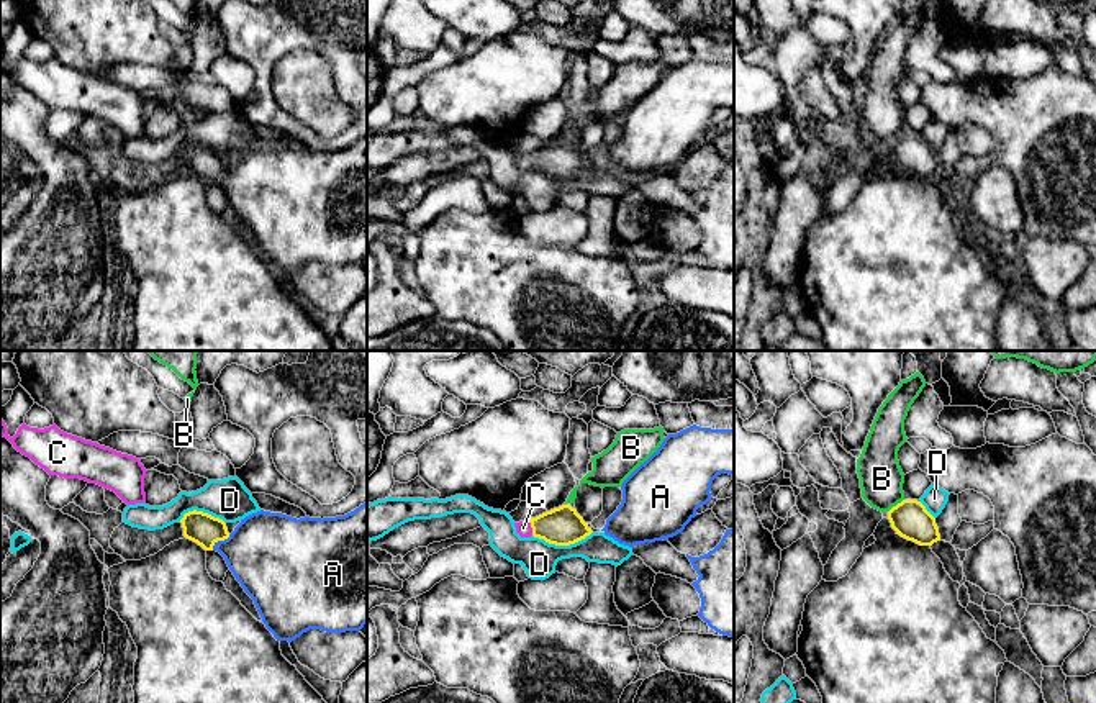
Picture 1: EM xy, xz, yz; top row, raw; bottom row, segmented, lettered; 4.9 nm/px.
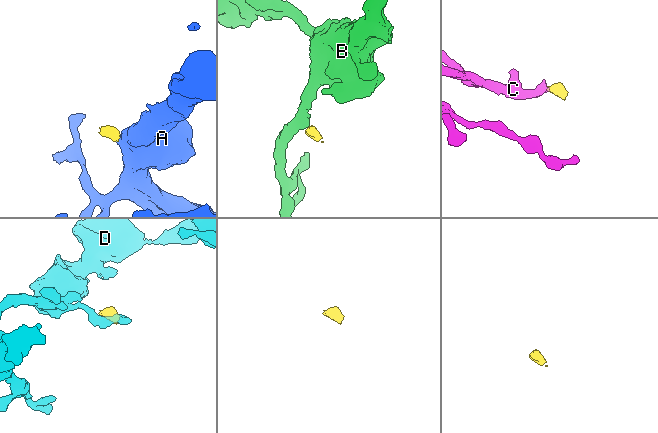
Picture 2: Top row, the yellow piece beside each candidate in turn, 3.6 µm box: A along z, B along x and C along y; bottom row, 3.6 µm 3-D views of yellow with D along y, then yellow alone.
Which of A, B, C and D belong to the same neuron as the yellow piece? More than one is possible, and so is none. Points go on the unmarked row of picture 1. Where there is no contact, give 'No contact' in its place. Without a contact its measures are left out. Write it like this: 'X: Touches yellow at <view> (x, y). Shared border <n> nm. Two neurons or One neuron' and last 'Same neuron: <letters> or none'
A: Touches yellow at xy (220, 172). Shared border 120 nm. One neuron
B: Touches yellow at yz (896, 138). Shared border 100 nm. Two neurons
C: Touches yellow at xz (531, 159). Shared border 80 nm. One neuron
D: Touches yellow at xz (562, 177). Shared border 300 nm. Two neurons
Same neuron: A, C

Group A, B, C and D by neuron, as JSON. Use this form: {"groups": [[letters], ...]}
{"groups": [["A", "C"], ["B"], ["D"]]}

